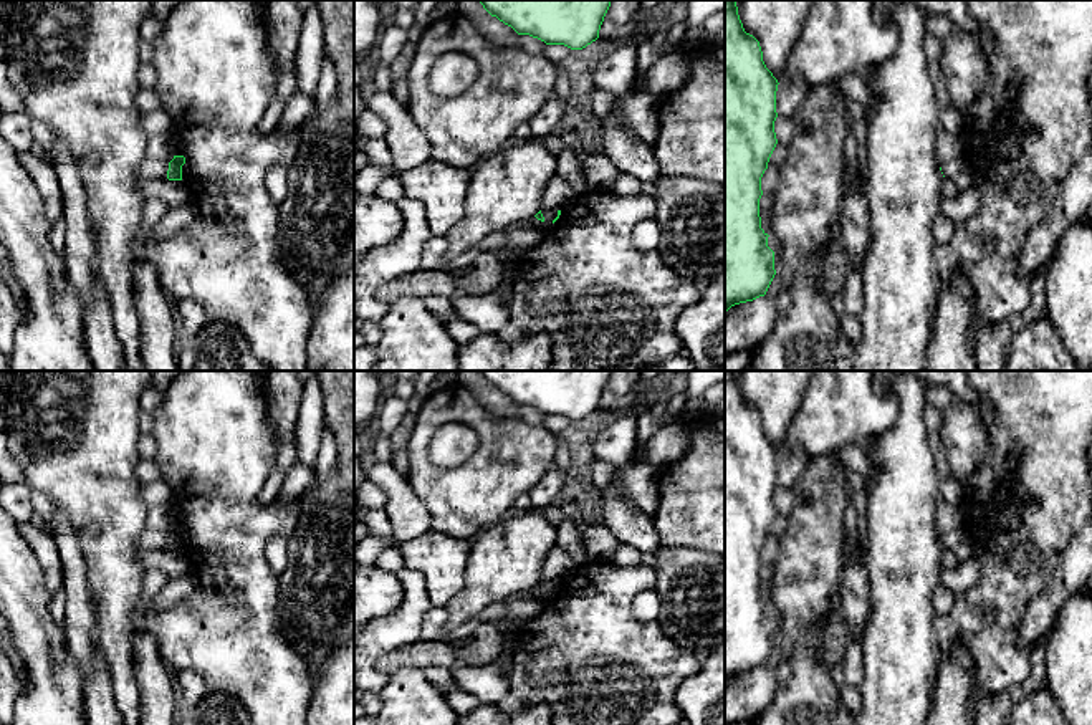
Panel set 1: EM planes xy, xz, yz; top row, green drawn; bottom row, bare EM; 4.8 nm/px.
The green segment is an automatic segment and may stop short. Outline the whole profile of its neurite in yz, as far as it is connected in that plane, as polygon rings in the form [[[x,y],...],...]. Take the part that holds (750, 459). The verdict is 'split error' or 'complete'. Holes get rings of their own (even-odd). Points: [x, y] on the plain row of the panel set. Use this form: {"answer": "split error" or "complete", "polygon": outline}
{"answer": "complete", "polygon": [[[725,371],[725,685],[740,674],[764,667],[774,646],[774,622],[761,599],[761,548],[778,515],[774,503],[778,450],[766,439],[759,412],[745,402],[736,371]]]}

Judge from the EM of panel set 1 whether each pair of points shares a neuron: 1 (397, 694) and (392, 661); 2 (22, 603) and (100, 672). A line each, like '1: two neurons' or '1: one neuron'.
1: two neurons
2: one neuron

